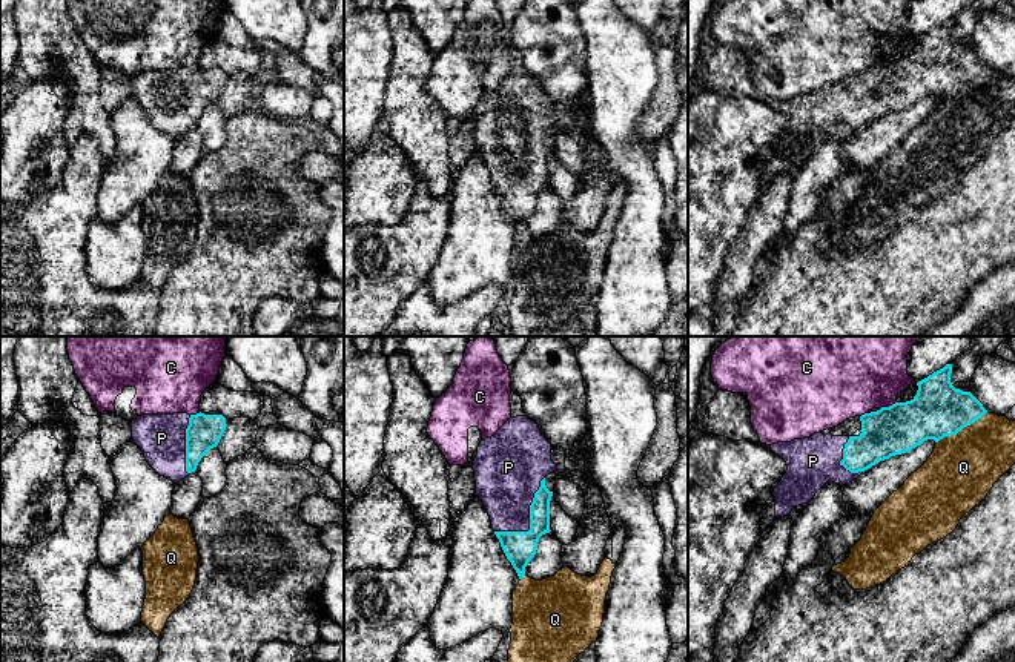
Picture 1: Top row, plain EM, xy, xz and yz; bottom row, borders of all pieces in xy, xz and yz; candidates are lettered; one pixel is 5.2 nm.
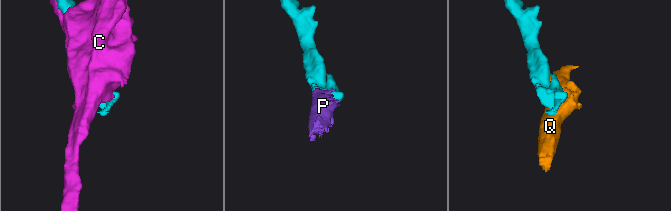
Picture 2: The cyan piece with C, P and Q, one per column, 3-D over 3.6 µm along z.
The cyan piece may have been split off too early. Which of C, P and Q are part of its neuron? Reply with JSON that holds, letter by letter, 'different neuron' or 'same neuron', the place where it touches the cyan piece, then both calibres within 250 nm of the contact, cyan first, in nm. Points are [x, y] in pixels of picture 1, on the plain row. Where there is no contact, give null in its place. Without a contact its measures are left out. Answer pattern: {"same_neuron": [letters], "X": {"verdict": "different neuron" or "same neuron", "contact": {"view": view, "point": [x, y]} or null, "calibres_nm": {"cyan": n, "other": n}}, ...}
{"same_neuron": ["P"], "C": {"verdict": "different neuron", "contact": {"view": "yz", "point": [889, 62]}, "calibres_nm": {"cyan": 280, "other": 380}}, "P": {"verdict": "same neuron", "contact": {"view": "xz", "point": [530, 175]}, "calibres_nm": {"cyan": 170, "other": 320}}, "Q": {"verdict": "different neuron", "contact": {"view": "yz", "point": [962, 83]}, "calibres_nm": {"cyan": 280, "other": 360}}}

